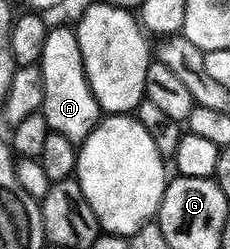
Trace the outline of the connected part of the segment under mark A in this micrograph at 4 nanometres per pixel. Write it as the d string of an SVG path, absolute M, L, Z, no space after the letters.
M53 26L47 32L47 40L43 44L43 56L39 63L43 82L43 98L39 113L47 120L50 131L67 136L75 144L84 142L85 137L97 127L103 111L89 87L89 81L83 68L83 56L79 52L79 40L76 29L69 26Z

